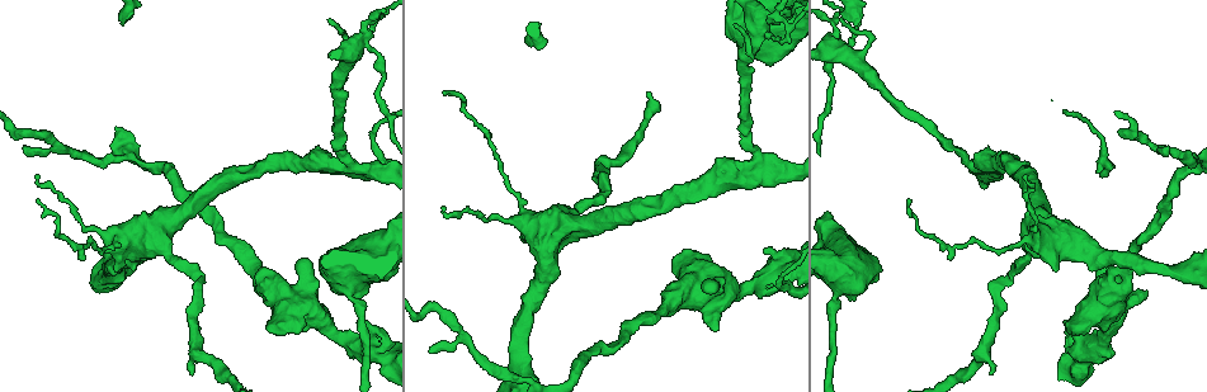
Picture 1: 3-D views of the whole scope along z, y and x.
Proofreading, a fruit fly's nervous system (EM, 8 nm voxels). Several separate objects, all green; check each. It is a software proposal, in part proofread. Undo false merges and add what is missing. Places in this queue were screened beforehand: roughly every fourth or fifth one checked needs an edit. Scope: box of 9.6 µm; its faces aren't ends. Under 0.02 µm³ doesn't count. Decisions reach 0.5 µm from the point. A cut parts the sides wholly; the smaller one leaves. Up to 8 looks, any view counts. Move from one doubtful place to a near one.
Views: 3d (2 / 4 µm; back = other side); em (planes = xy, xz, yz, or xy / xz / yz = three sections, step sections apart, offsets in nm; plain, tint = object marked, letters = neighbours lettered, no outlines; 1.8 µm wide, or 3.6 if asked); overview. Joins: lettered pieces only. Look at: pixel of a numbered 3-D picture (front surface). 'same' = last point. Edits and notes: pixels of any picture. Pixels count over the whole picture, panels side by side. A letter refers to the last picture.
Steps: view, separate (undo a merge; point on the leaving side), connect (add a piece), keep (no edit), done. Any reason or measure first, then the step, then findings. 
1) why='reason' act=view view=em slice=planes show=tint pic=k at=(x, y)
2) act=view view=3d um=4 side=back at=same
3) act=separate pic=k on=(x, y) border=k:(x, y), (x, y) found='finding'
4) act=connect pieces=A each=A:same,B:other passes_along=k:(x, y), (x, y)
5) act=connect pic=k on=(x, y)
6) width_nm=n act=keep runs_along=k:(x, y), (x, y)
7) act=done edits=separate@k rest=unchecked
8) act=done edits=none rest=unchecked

why='a narrow waist' act=view view=3d um=4 pic=1 at=(834, 299)

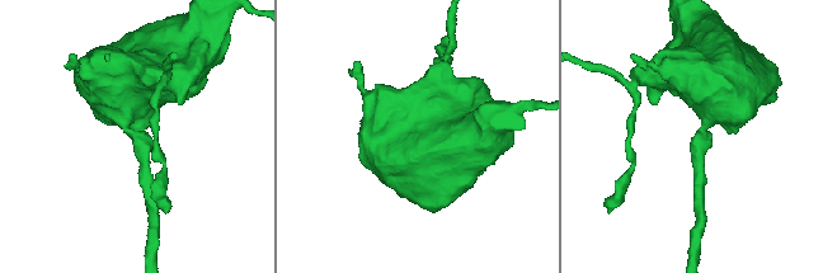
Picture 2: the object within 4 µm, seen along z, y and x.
why='now the EM' act=view view=em um=3.6 slice=xy step=4 show=letters pic=2 at=(704, 137)

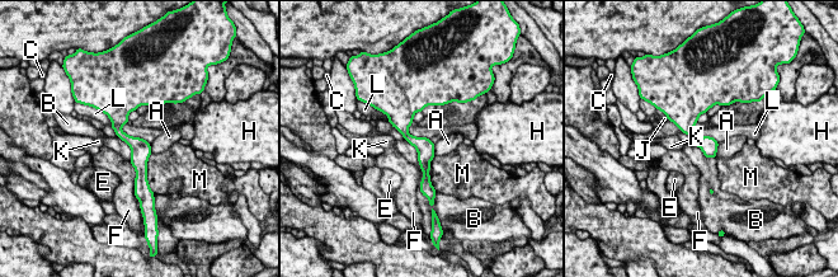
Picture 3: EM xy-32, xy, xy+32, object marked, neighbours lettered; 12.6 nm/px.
act=keep each=A:other,B:other,C:other,E:other,F:other,H:other,J:other,K:other,L:other,M:other runs_along=3:(130, 107), (119, 131), (140, 151), (139, 179) found='one cell here'

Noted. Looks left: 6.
why='thin neck' act=view view=em slice=xy step=16 show=tint pic=1 at=(953, 147)

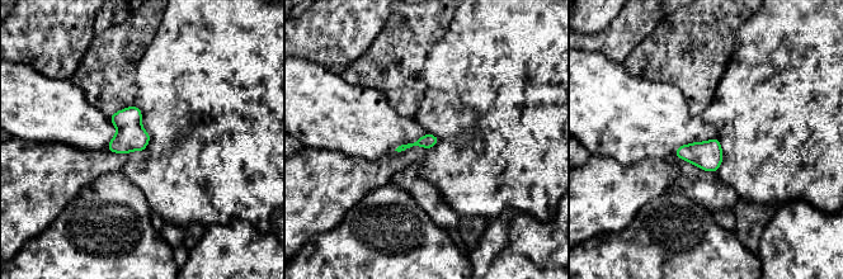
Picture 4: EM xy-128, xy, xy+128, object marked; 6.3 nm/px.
act=view view=em slice=xz step=16 show=tint at=same

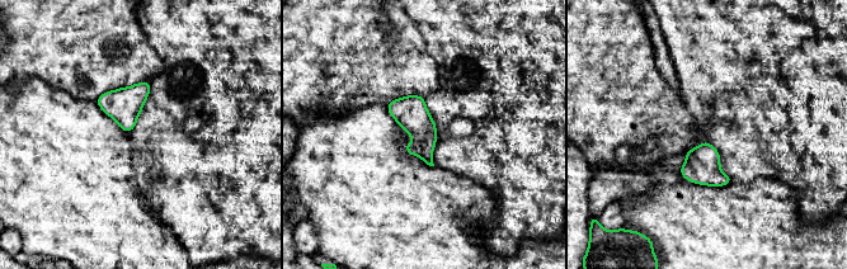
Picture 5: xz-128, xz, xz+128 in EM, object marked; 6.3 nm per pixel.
act=view view=em slice=xz step=16 show=letters at=same

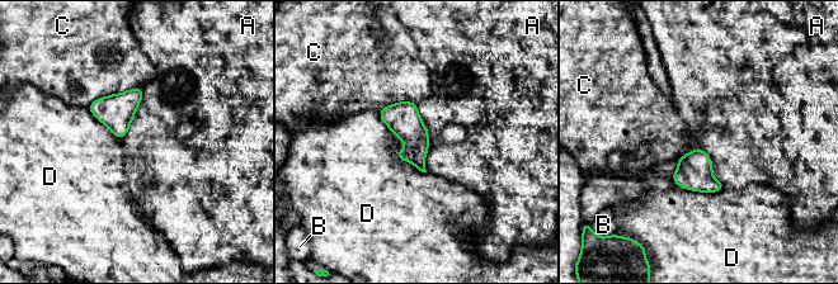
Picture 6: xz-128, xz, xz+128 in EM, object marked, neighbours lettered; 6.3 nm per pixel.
act=keep each=A:other,B:other,C:other,D:other found='all the same cell'

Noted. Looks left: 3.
why='sharp bend' act=view view=3d um=4 pic=1 at=(764, 22)

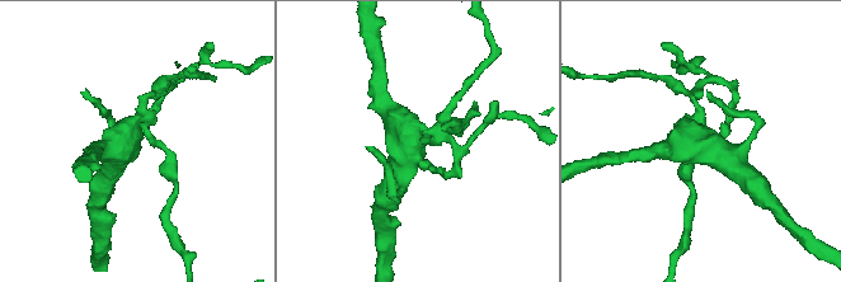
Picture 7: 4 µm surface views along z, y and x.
why='need the tissue' act=view view=em slice=xz step=16 show=tint pic=7 at=(698, 140)

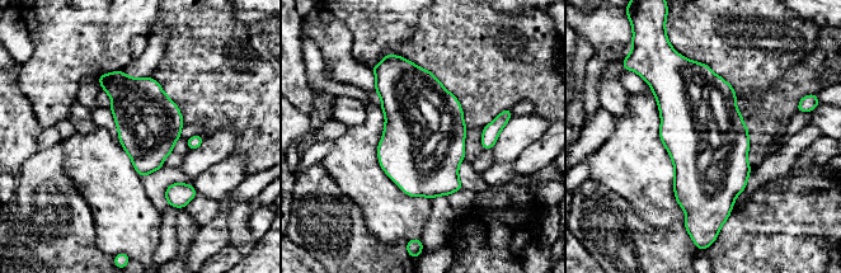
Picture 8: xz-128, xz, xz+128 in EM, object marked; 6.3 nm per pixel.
why='another direction' act=view view=em slice=planes show=letters at=same

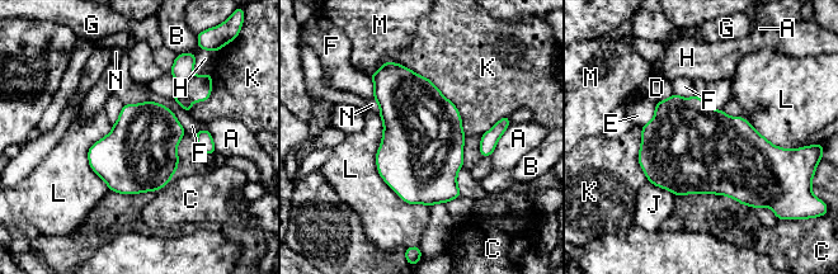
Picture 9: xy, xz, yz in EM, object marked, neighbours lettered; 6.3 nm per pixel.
act=separate pic=9 on=(182, 70) each=A:other,B:other,C:other,D:other,E:other,F:other,G:other,H:other,J:other,K:other,L:other,M:other,N:other border=9:(193, 75), (184, 86), (192, 102) found='two cells meet here'

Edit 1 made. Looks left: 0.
act=done edits=separate@9 rest=unchecked

